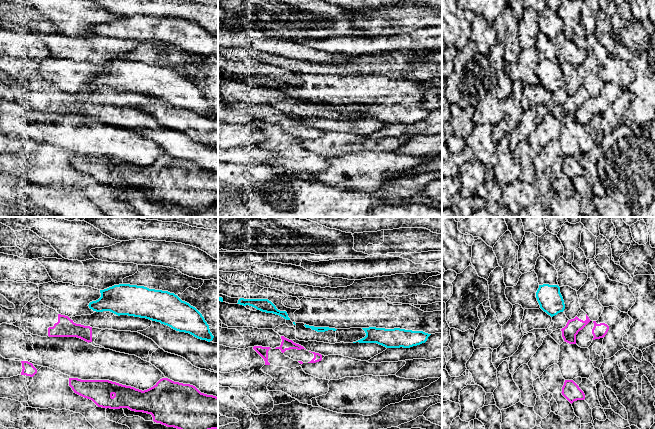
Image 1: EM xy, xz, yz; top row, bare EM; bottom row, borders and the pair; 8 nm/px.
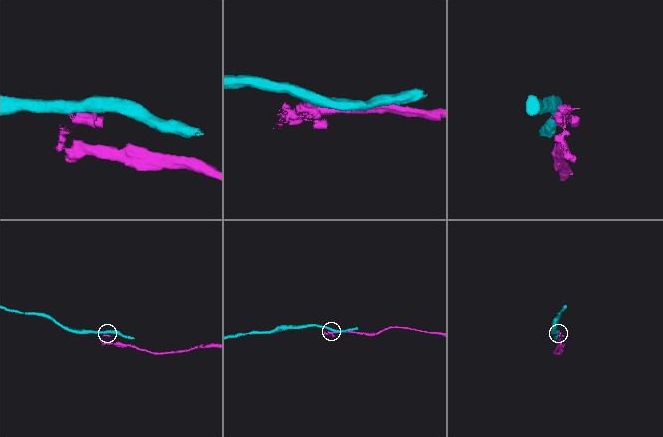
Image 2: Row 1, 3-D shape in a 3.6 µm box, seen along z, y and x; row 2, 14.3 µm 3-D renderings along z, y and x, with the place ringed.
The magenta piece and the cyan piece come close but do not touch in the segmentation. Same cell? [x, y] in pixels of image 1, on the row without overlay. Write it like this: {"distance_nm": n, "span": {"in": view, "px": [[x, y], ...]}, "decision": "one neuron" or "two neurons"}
{"distance_nm": 90, "span": {"in": "yz", "px": [[568, 96], [562, 87]]}, "decision": "two neurons"}

